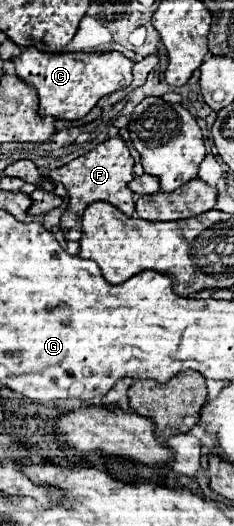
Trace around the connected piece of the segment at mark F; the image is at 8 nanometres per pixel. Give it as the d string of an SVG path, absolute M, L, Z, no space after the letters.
M120 136L108 138L88 154L78 156L70 164L52 170L50 178L62 182L64 188L68 190L72 212L84 212L88 204L96 200L104 200L120 208L126 216L134 216L134 194L128 188L128 182L134 178L134 158L130 156L128 144Z

